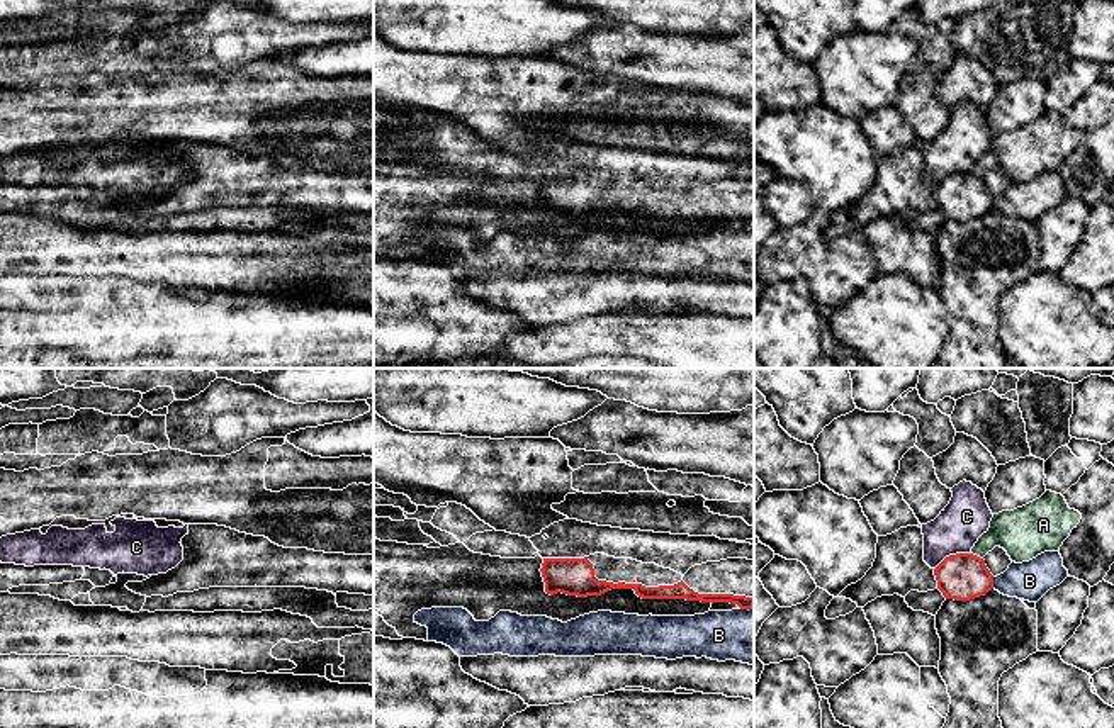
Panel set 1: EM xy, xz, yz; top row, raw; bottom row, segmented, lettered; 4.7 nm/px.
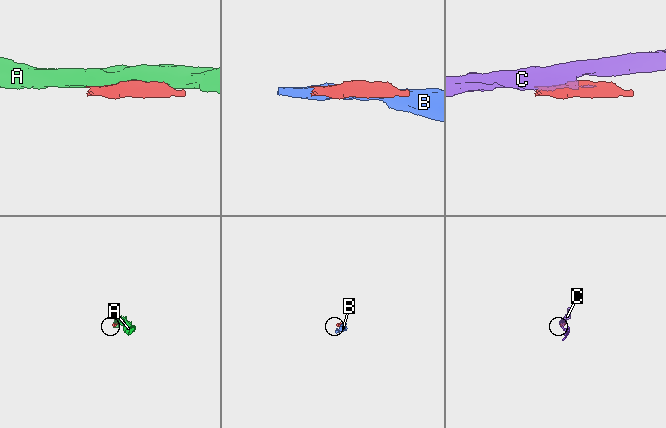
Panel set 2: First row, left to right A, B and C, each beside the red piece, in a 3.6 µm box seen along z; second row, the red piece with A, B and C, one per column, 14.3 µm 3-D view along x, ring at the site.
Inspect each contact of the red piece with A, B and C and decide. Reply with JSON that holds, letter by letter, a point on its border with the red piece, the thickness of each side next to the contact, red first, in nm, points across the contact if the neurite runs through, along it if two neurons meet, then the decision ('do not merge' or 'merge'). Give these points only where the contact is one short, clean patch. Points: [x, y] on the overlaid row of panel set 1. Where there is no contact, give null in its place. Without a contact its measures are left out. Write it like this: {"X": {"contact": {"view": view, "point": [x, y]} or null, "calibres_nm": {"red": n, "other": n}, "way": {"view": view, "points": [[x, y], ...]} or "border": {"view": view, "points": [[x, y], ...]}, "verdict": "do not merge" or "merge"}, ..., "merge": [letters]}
{"A": {"contact": {"view": "yz", "point": [975, 555]}, "calibres_nm": {"red": 220, "other": 240}, "verdict": "do not merge"}, "B": {"contact": {"view": "yz", "point": [992, 582]}, "calibres_nm": {"red": 220, "other": 190}, "verdict": "do not merge"}, "C": {"contact": {"view": "yz", "point": [951, 555]}, "calibres_nm": {"red": 220, "other": 220}, "verdict": "do not merge"}, "merge": []}

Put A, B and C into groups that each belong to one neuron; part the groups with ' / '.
A / B / C

